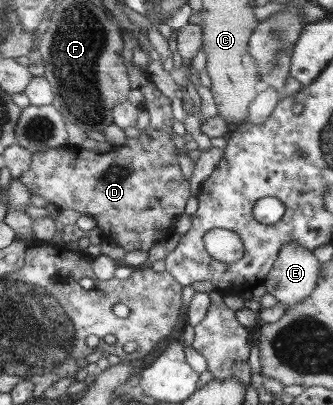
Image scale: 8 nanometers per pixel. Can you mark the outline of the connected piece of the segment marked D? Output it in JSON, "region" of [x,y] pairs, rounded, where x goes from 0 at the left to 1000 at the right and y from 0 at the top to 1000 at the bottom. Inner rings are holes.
{"region":[[[384,67],[363,72],[372,91],[372,121],[366,141],[381,160],[396,217],[420,225],[429,252],[420,269],[444,279],[444,311],[405,341],[378,341],[375,356],[345,360],[318,378],[279,378],[249,365],[225,368],[216,358],[183,365],[138,368],[135,378],[99,380],[93,417],[72,427],[60,442],[87,459],[99,479],[129,486],[144,501],[156,501],[180,521],[186,516],[219,516],[240,531],[261,531],[285,543],[291,565],[300,565],[300,590],[345,600],[387,620],[438,620],[459,605],[447,595],[486,595],[514,570],[514,546],[526,531],[550,526],[556,496],[568,491],[568,457],[550,442],[538,407],[532,407],[532,373],[508,348],[514,333],[517,274],[505,240],[483,235],[459,215],[462,205],[441,200],[420,170],[396,158],[396,121],[417,114],[411,96],[387,77]]]}

